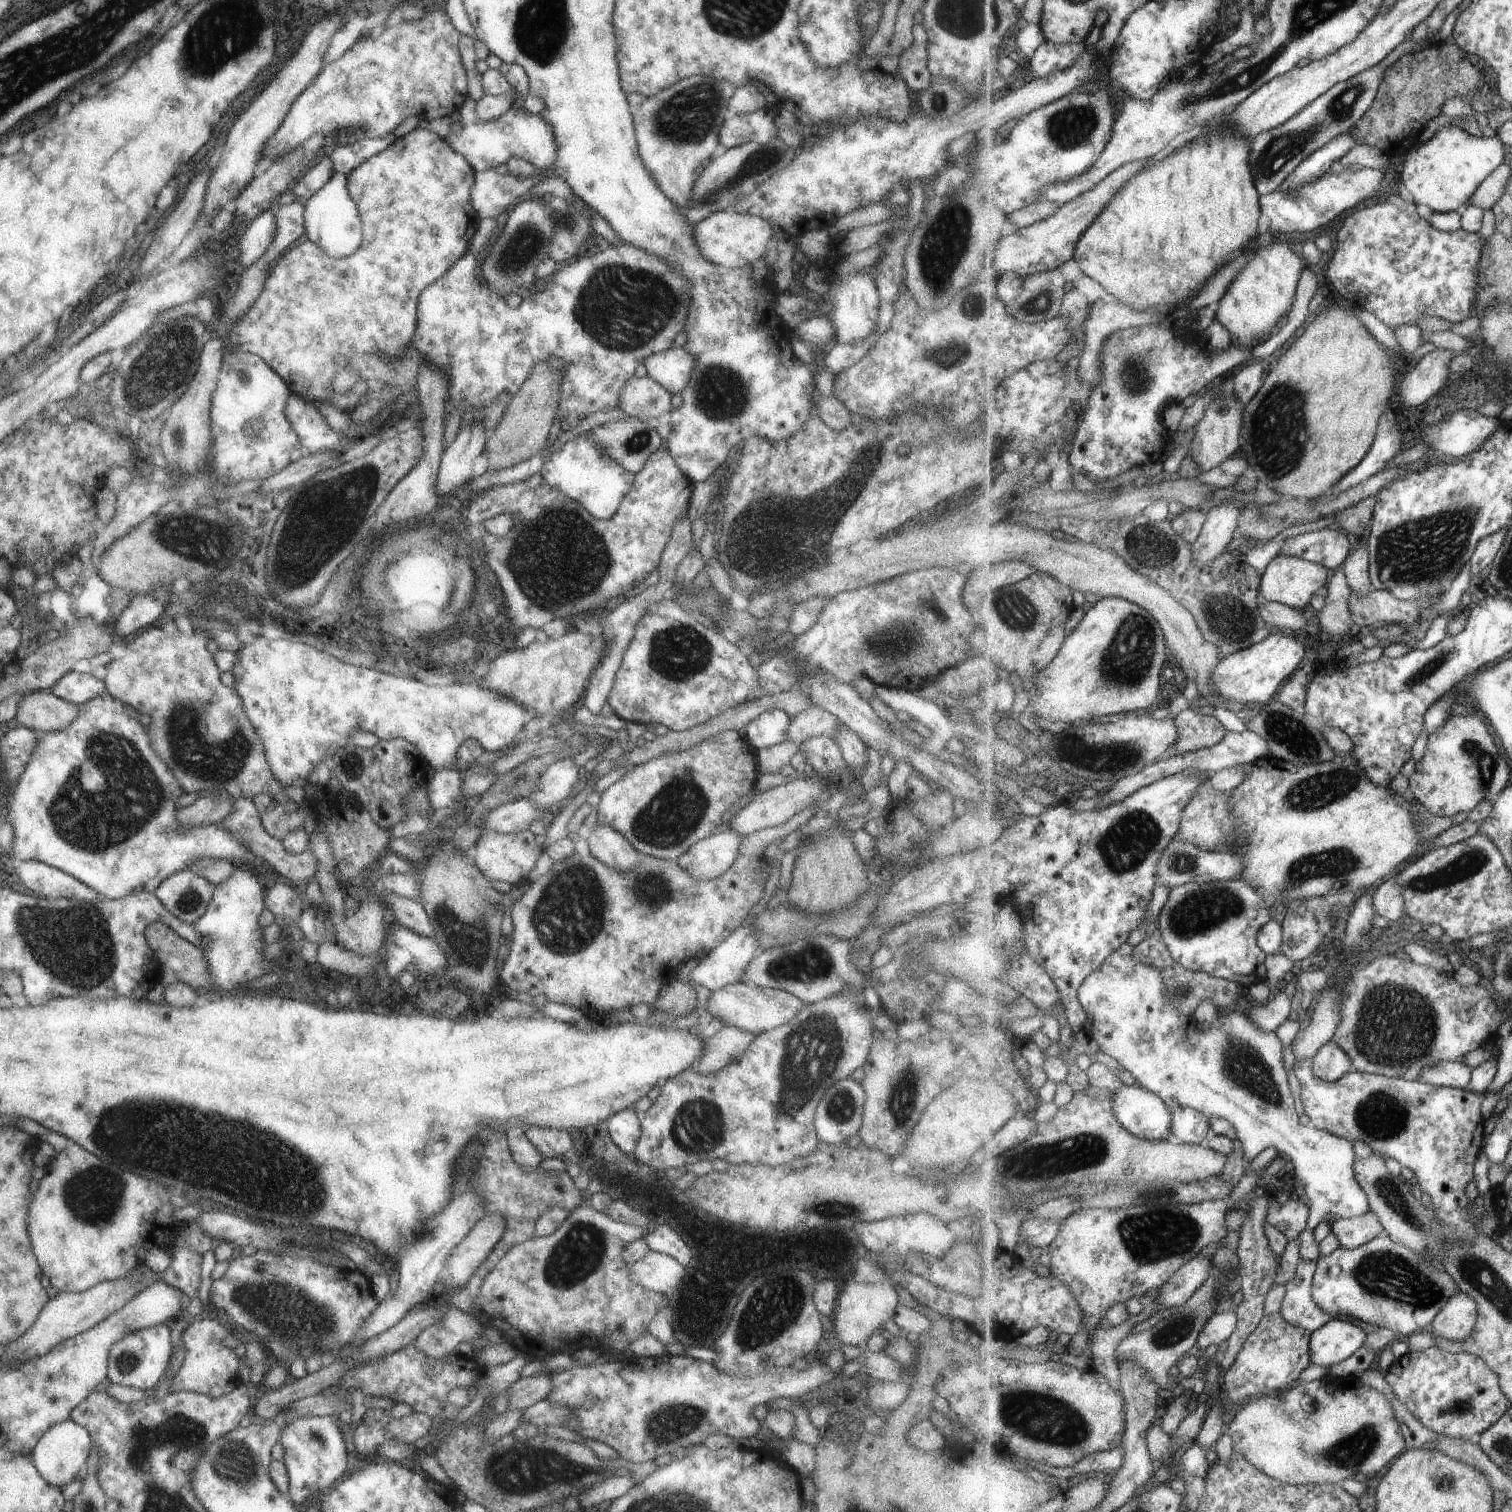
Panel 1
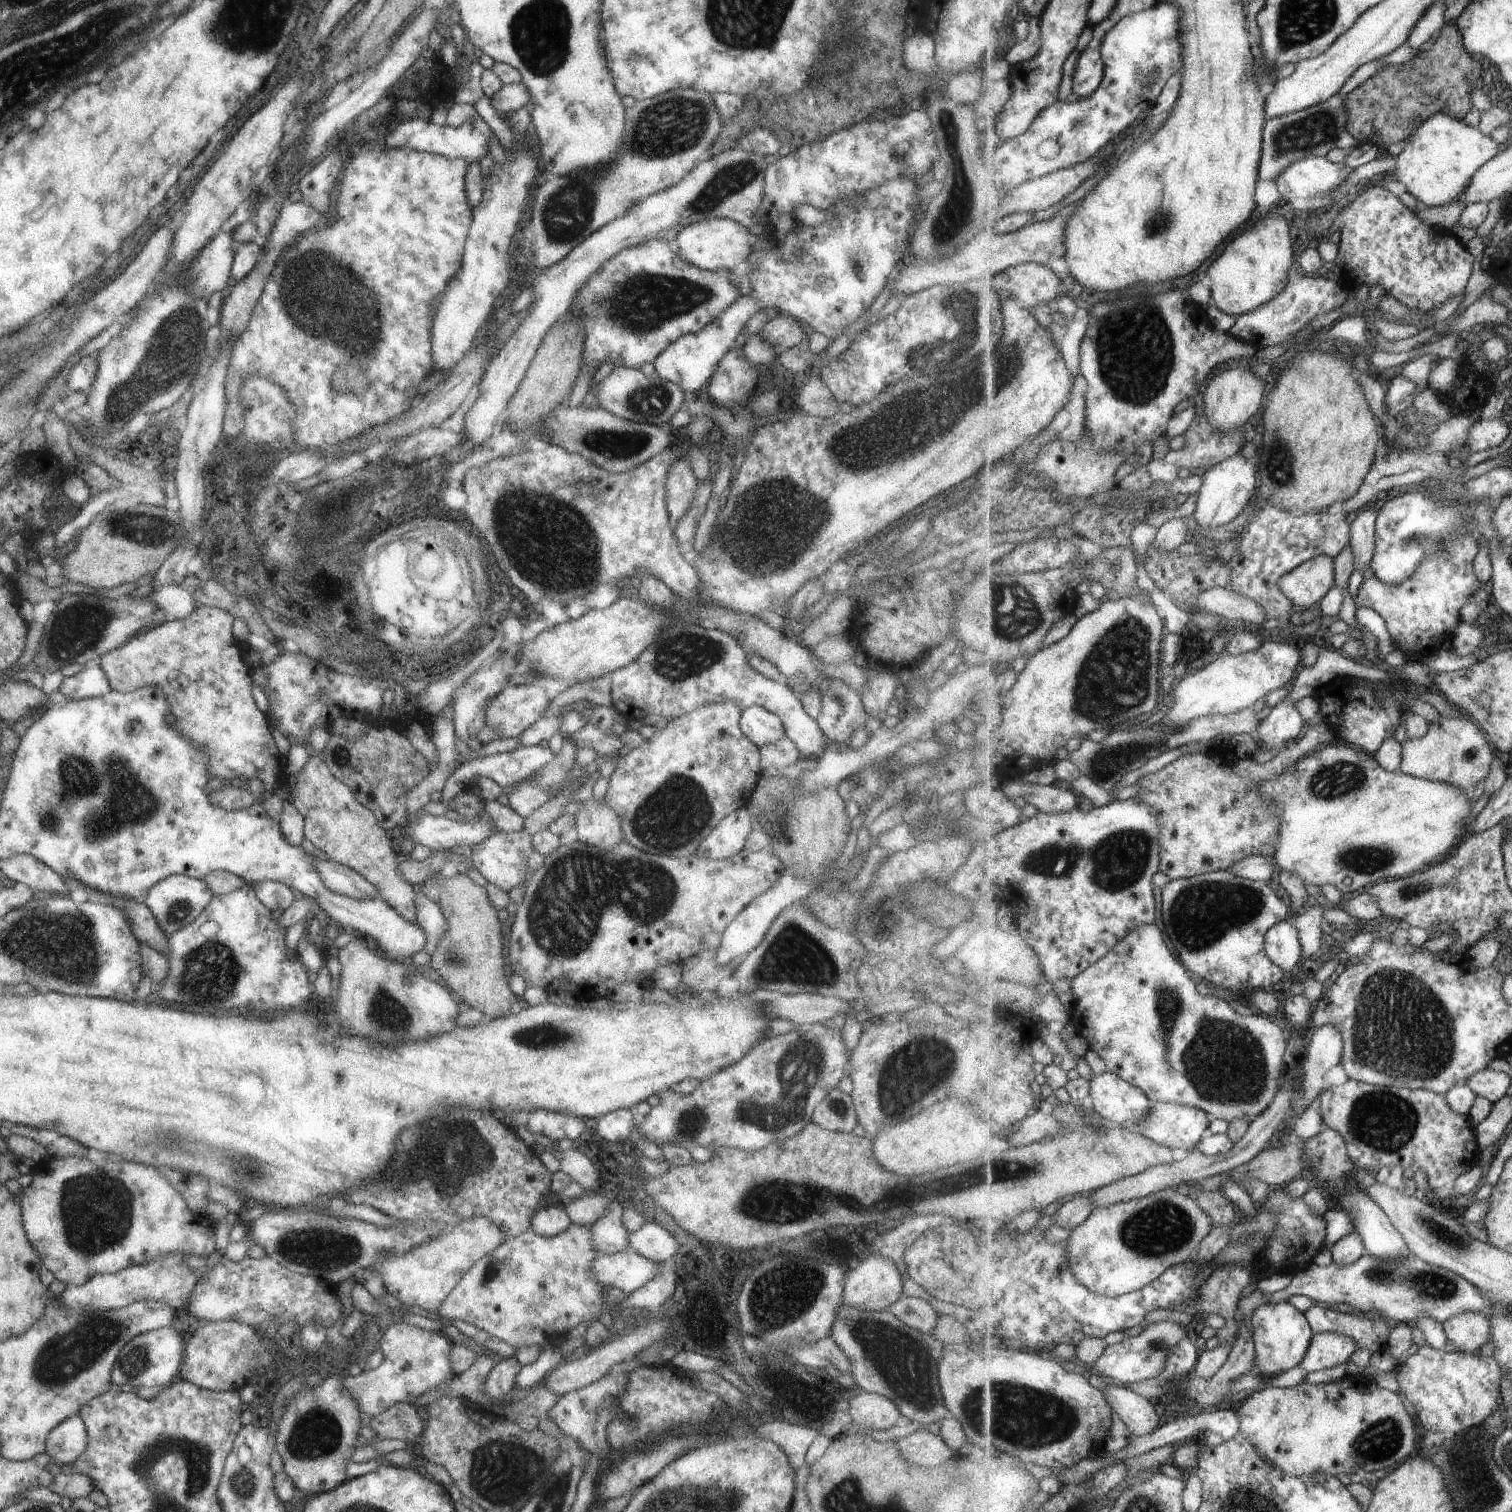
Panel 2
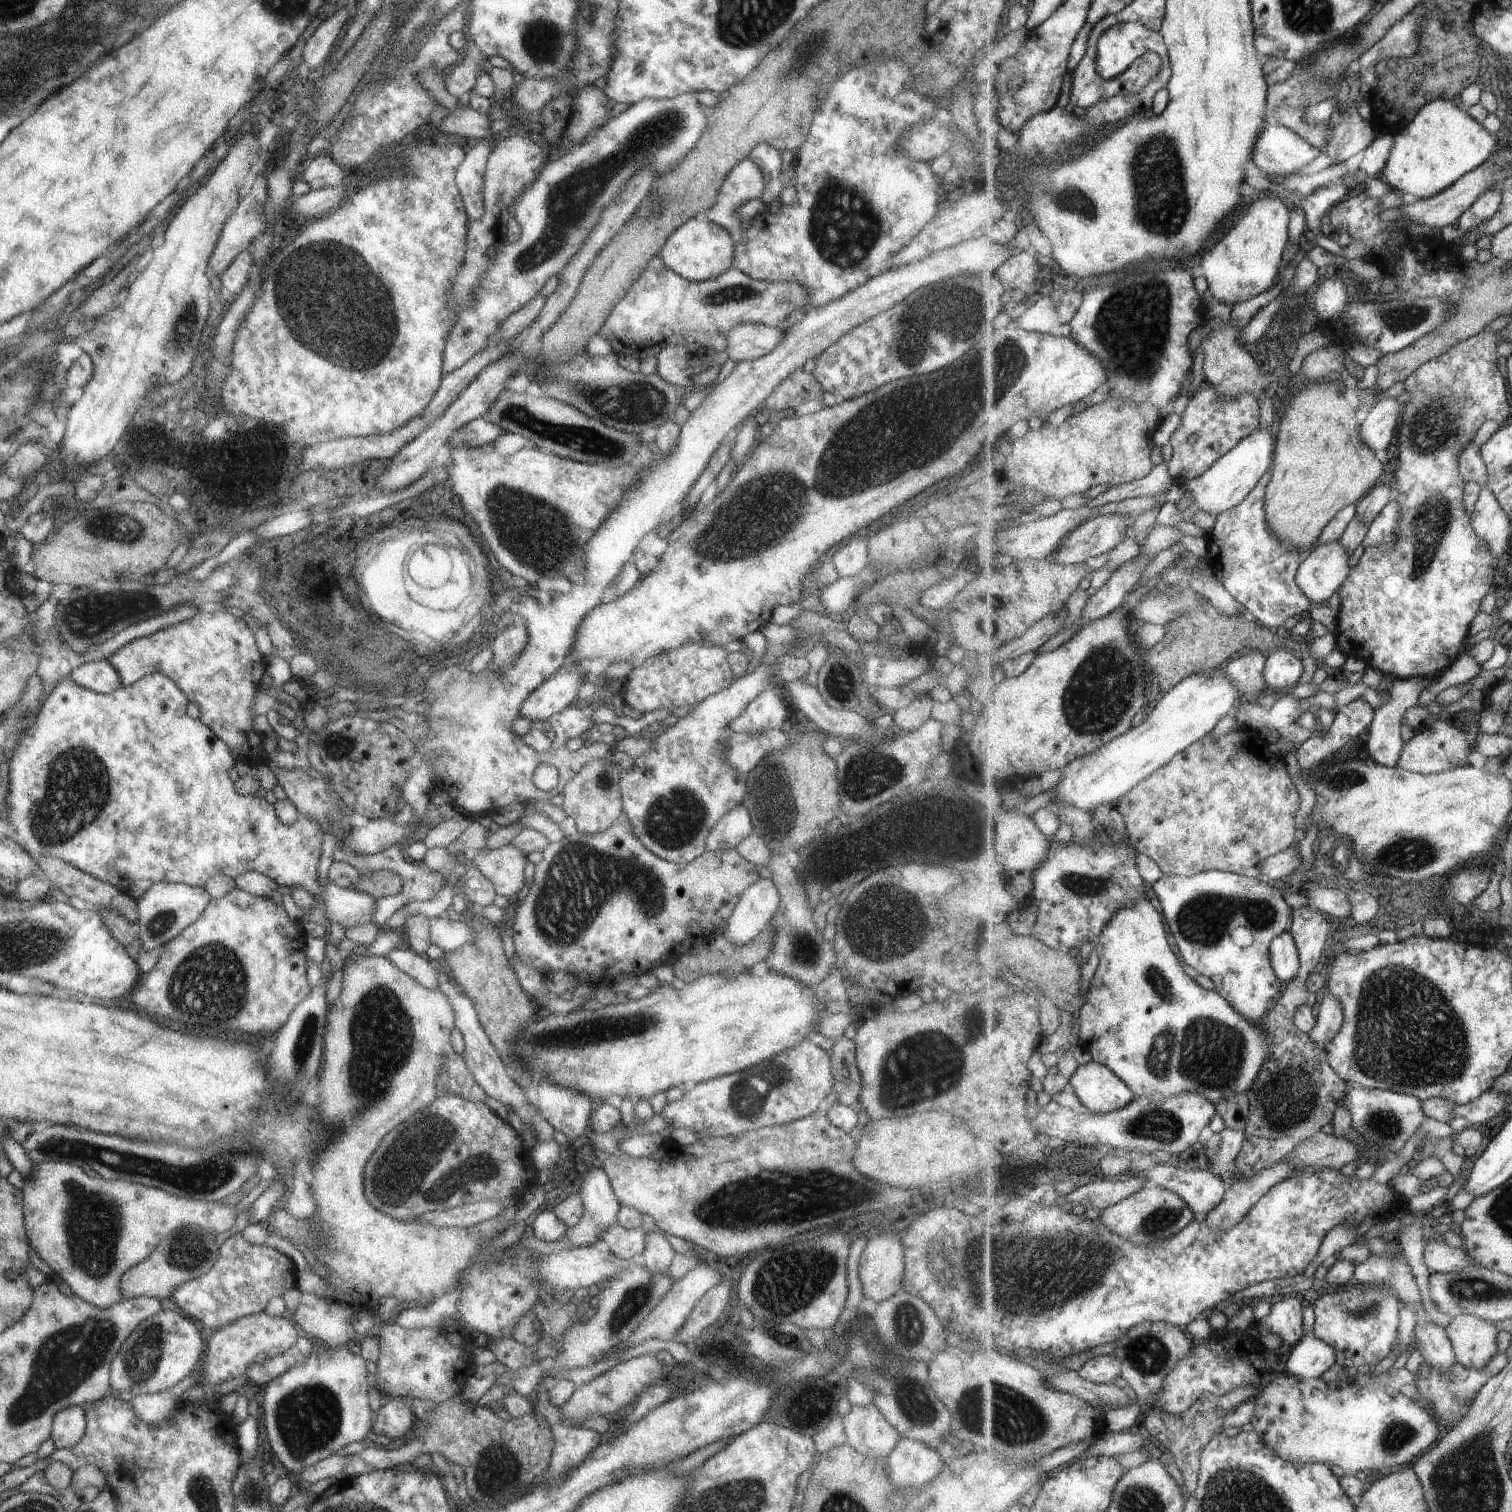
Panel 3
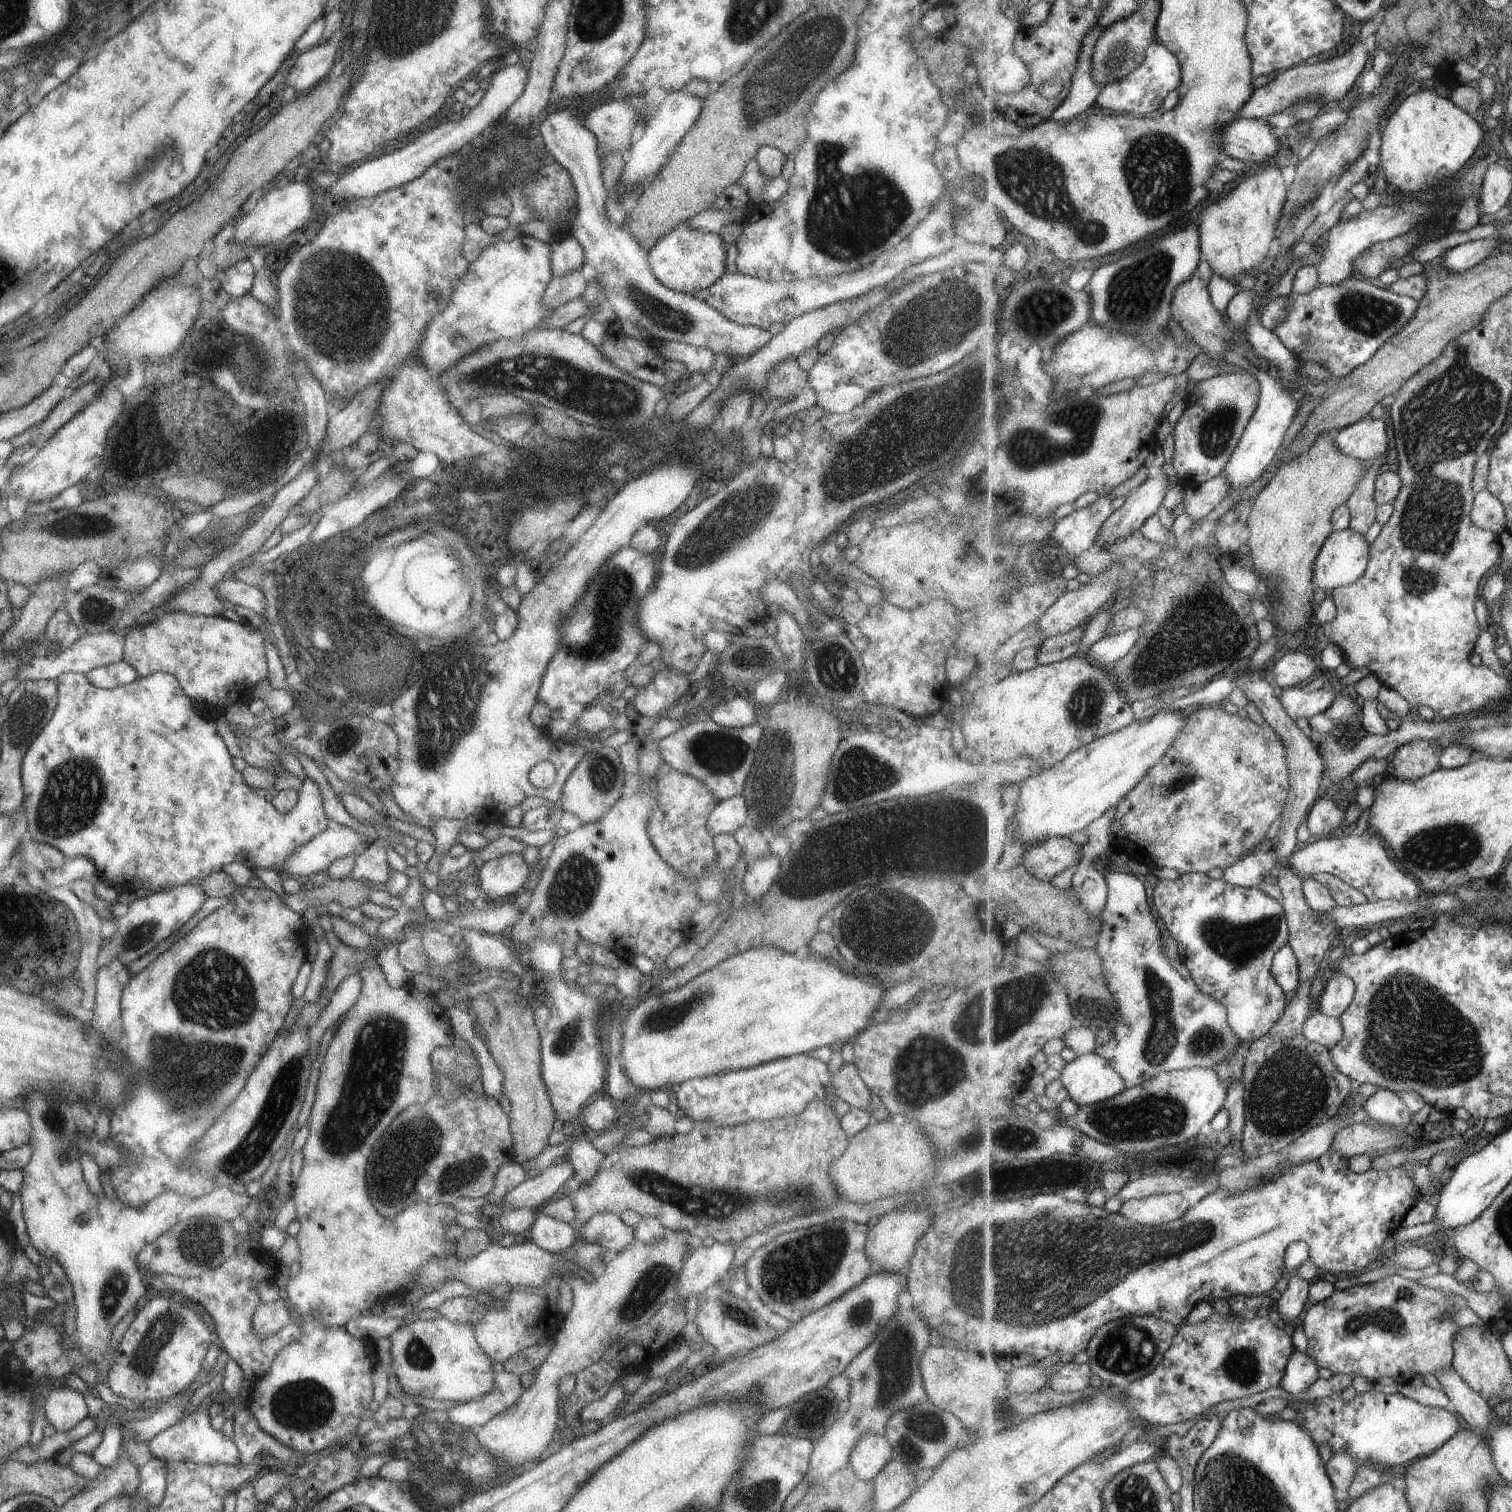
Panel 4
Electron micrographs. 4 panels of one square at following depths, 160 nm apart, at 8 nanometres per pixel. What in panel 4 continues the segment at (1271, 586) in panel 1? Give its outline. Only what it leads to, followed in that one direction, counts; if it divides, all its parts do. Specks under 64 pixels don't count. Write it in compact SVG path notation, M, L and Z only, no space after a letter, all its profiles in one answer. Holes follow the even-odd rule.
M1350 528L1342 531L1333 531L1328 536L1328 540L1325 541L1320 556L1317 557L1314 586L1323 588L1329 595L1337 587L1348 587L1355 584L1368 569L1370 552L1371 545L1367 544L1367 540L1365 540L1363 535L1353 532Z

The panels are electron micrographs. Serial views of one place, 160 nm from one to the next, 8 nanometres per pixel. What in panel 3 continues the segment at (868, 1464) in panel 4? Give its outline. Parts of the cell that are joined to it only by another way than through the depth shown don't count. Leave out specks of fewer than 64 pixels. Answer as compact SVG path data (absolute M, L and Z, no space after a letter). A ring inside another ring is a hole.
M872 1403L851 1405L842 1425L843 1443L864 1457L886 1457L900 1438Z

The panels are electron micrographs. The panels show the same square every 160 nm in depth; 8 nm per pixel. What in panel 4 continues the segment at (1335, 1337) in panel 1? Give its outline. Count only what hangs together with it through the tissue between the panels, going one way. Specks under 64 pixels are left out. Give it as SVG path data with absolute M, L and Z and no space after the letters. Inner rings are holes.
M1295 1350L1288 1362L1281 1387L1291 1395L1301 1394L1319 1380L1319 1367L1308 1350Z

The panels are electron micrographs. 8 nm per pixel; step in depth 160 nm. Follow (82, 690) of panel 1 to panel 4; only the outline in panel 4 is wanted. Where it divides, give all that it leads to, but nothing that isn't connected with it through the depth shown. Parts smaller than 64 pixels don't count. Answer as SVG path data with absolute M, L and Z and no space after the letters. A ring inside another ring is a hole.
M117 661L88 670L85 674L87 682L102 689L112 689L130 683L136 672L125 661Z

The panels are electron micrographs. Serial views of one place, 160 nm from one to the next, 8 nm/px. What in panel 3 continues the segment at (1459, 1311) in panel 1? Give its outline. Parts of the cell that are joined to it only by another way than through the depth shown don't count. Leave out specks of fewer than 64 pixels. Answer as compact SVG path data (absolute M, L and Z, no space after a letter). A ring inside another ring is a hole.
M1459 1315L1446 1327L1459 1363L1466 1368L1485 1368L1497 1354L1499 1328L1484 1318Z

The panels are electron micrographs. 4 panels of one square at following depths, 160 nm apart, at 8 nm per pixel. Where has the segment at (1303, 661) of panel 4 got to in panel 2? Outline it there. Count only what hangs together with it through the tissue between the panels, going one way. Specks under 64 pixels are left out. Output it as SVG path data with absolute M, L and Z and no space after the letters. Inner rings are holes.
M1262 639L1261 646L1254 651L1241 653L1238 655L1221 654L1215 660L1208 661L1205 666L1199 670L1187 669L1187 672L1181 680L1181 684L1173 690L1172 700L1175 701L1173 710L1165 715L1159 724L1163 723L1166 729L1177 727L1184 729L1191 721L1196 721L1199 717L1208 717L1209 715L1228 715L1236 713L1243 709L1249 709L1259 702L1264 700L1267 694L1271 694L1273 690L1283 688L1289 680L1293 680L1297 668L1301 664L1300 647L1297 646L1296 640L1265 640Z

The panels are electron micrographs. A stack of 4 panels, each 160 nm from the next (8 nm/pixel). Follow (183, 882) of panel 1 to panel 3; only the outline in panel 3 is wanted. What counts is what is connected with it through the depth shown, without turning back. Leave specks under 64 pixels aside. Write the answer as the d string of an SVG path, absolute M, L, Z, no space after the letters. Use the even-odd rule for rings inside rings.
M159 881L149 887L141 898L135 900L137 938L142 950L149 951L163 946L170 938L180 933L187 925L199 918L212 898L203 887L192 887L183 883Z

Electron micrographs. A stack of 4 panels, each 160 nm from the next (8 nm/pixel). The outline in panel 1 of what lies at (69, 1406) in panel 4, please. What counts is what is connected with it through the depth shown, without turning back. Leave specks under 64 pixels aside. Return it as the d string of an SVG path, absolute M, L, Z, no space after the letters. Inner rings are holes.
M70 1419L51 1426L49 1430L37 1440L30 1457L40 1478L51 1486L59 1486L63 1490L75 1476L83 1471L86 1458L89 1455L92 1440L85 1428L73 1423Z

